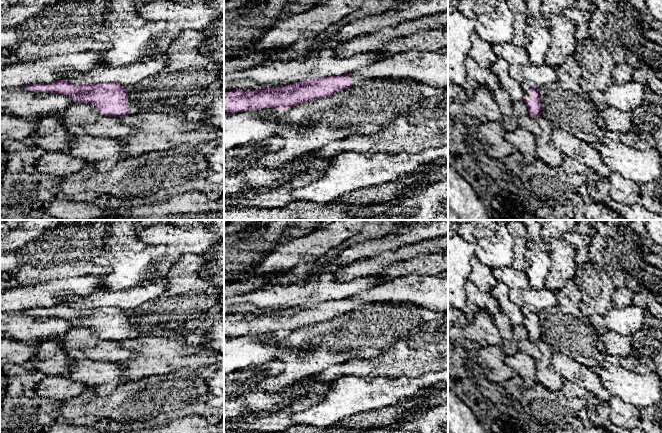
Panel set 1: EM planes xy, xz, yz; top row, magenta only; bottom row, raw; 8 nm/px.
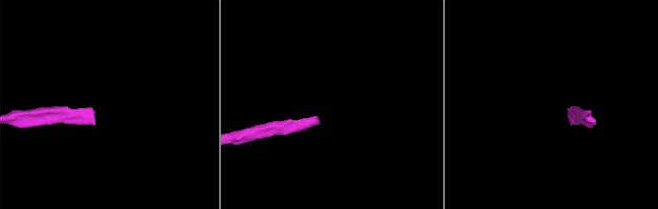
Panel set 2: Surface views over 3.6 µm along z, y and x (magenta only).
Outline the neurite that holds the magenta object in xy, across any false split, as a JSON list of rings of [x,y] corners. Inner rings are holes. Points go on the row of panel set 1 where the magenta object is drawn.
[[[64,79],[49,84],[31,84],[24,87],[32,92],[58,93],[69,97],[75,104],[93,105],[105,116],[125,117],[152,110],[144,101],[135,102],[126,89],[118,83],[74,85]]]

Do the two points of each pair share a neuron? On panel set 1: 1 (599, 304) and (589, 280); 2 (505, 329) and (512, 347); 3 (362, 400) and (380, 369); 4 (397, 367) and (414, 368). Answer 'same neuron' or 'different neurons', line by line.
1: same neuron
2: same neuron
3: different neurons
4: same neuron

